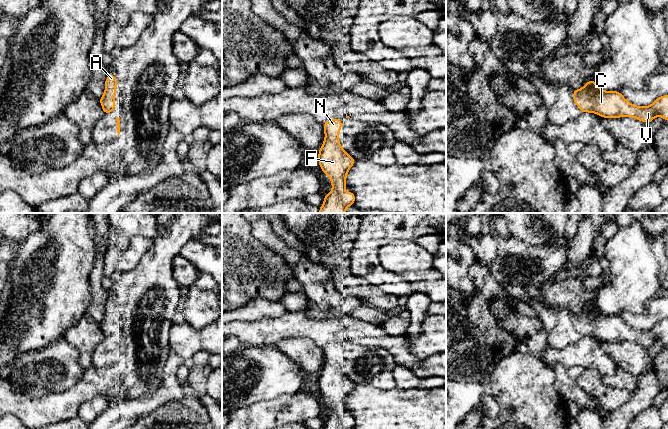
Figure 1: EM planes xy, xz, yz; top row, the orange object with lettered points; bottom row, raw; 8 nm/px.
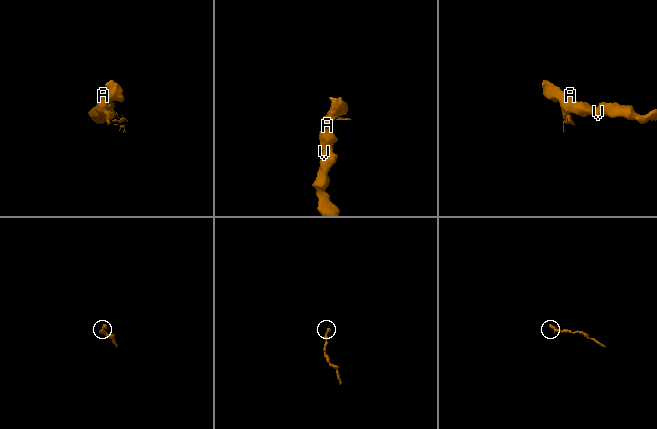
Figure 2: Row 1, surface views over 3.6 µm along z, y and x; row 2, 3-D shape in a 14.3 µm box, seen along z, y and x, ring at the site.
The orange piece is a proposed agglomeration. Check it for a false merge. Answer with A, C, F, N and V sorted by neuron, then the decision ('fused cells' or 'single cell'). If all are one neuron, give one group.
groups A C F N V; single cell

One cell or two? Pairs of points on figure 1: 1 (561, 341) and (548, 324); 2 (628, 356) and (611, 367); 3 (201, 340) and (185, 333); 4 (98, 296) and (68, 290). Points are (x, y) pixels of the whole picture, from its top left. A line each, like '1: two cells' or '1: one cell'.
1: two cells
2: two cells
3: one cell
4: two cells

